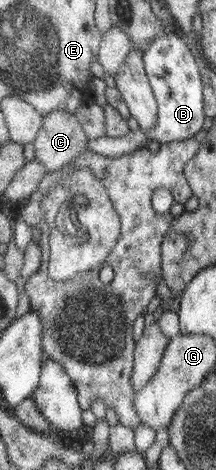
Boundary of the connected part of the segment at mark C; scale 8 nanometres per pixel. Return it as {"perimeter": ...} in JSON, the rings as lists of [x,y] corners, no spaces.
{"perimeter":[[[58,110],[44,116],[42,129],[33,141],[35,158],[49,172],[58,171],[88,151],[90,140],[76,114]]]}

